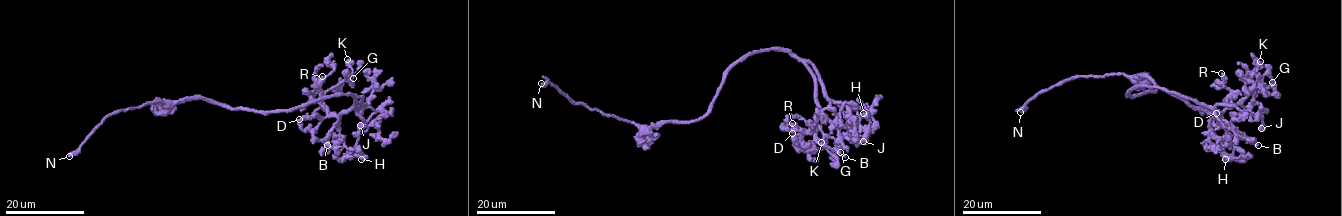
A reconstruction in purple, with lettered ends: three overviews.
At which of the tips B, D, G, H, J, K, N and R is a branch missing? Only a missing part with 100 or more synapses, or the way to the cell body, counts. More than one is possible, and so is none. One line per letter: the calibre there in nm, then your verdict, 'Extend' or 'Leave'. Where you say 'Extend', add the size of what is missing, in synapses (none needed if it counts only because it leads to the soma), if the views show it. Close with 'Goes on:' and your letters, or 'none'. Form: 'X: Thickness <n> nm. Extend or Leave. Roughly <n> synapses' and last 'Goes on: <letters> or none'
B: Thickness 440 nm. Leave
D: Thickness 400 nm. Leave
G: Thickness 140 nm. Leave
H: Thickness 550 nm. Leave
J: Thickness 550 nm. Leave
K: Thickness 700 nm. Leave
N: Thickness 280 nm. Extend
R: Thickness 320 nm. Leave
Goes on: N

